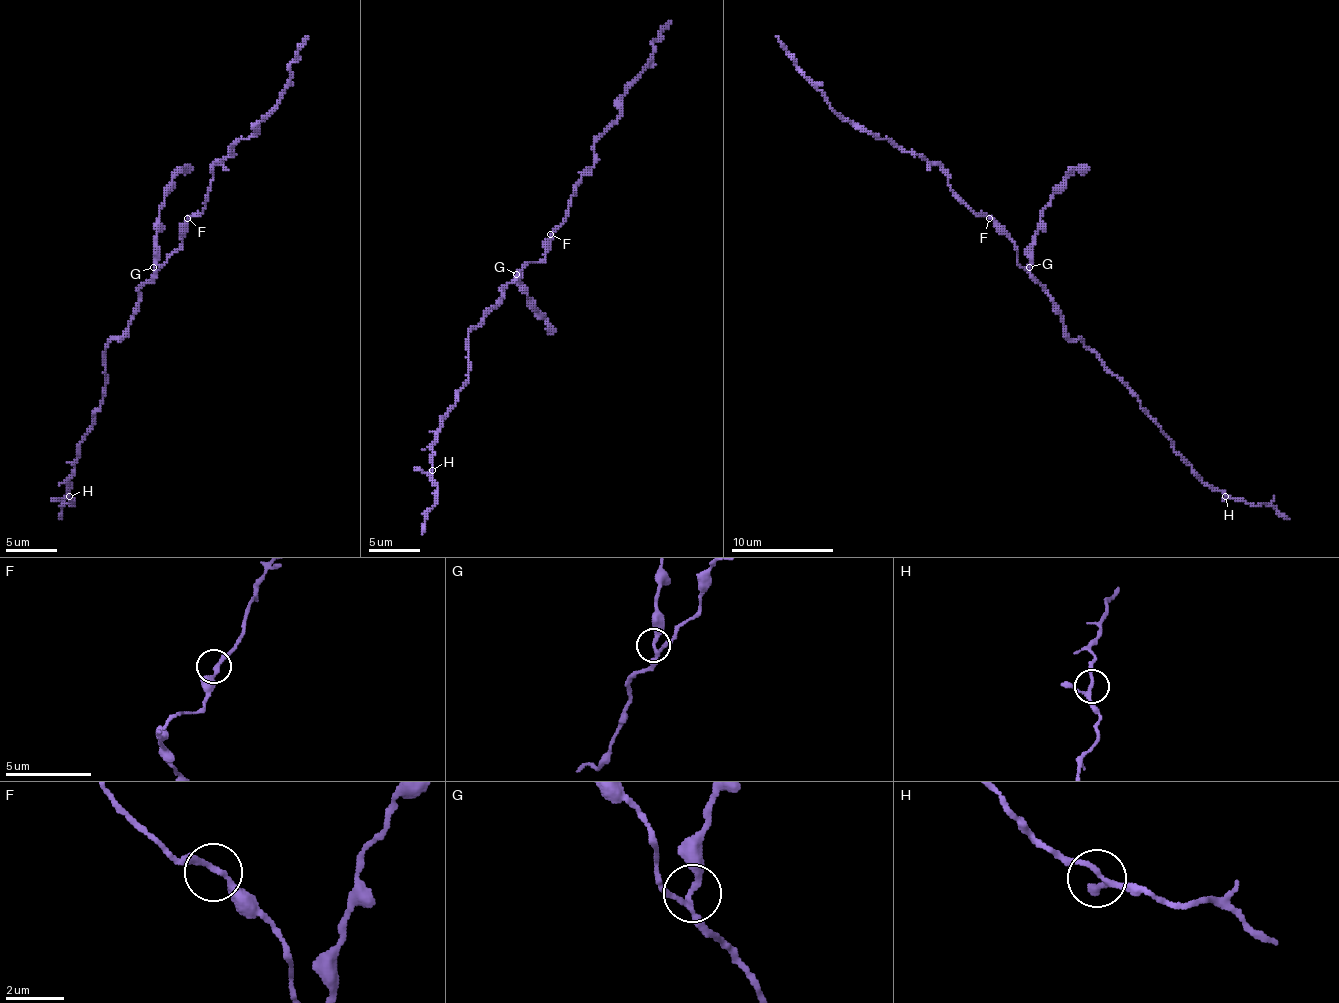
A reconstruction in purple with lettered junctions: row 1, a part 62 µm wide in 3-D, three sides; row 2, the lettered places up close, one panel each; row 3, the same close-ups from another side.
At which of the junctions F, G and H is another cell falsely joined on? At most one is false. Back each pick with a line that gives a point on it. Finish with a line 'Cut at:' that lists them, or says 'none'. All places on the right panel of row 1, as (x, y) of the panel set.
G: (1029, 267)
Cut at: G

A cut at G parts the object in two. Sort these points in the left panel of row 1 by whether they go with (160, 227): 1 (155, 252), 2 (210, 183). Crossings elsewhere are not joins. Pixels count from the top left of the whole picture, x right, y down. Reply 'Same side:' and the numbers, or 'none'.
Same side: 1

